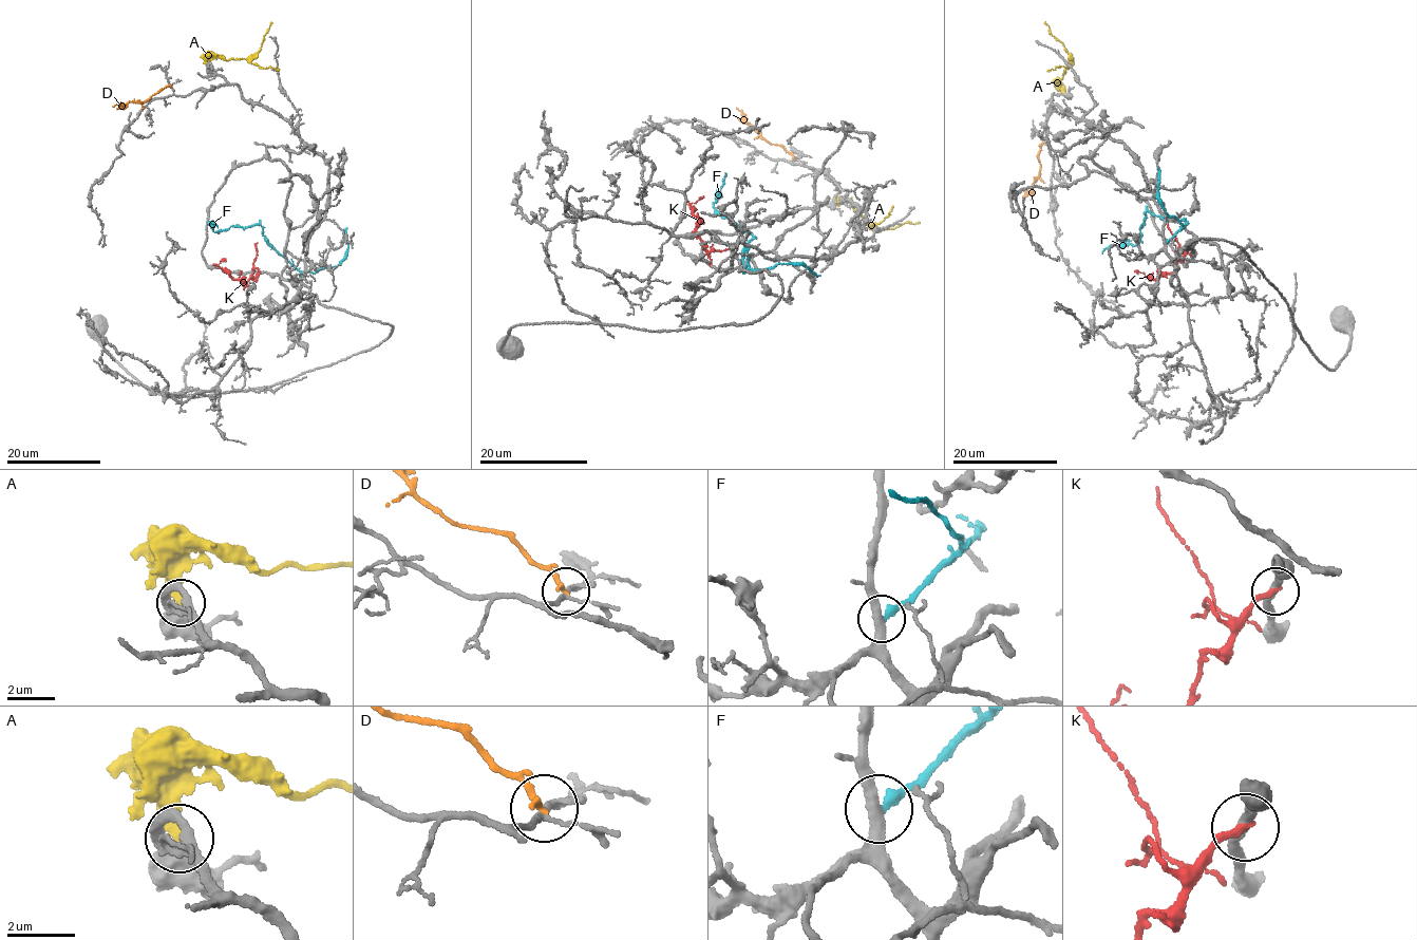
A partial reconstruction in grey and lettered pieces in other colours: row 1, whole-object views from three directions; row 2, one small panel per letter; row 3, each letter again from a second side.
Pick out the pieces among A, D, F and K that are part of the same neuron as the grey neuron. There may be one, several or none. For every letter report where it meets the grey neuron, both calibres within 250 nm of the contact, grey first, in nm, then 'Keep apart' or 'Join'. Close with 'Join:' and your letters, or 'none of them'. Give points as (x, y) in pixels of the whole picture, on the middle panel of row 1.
A: Touches grey at (835, 202). Thickness 460 nm (grey) against 400 nm. Keep apart
D: Touches grey at (794, 158). Thickness 150 nm (grey) against 220 nm. Keep apart
F: Touches grey at (748, 245). Thickness 360 nm (grey) against 300 nm. Keep apart
K: Touches grey at (710, 264). Thickness 300 nm (grey) against 240 nm. Keep apart
Join: none of them

